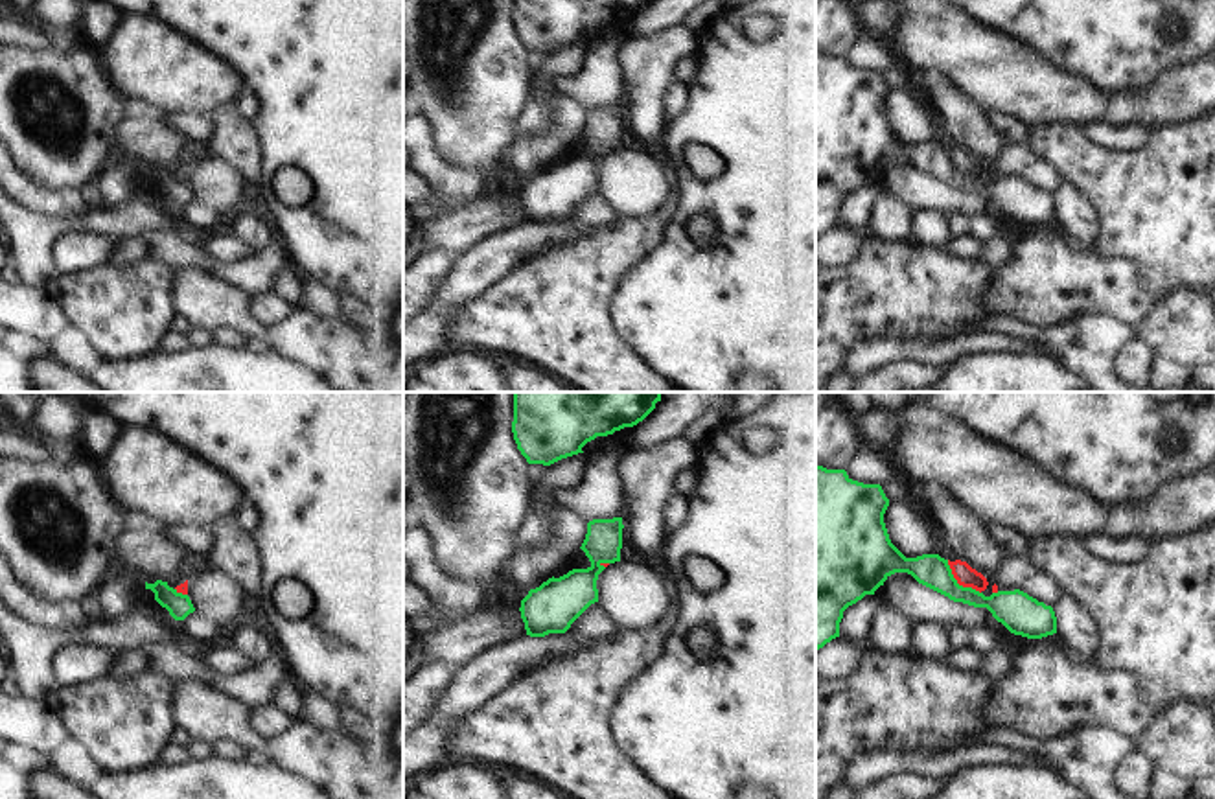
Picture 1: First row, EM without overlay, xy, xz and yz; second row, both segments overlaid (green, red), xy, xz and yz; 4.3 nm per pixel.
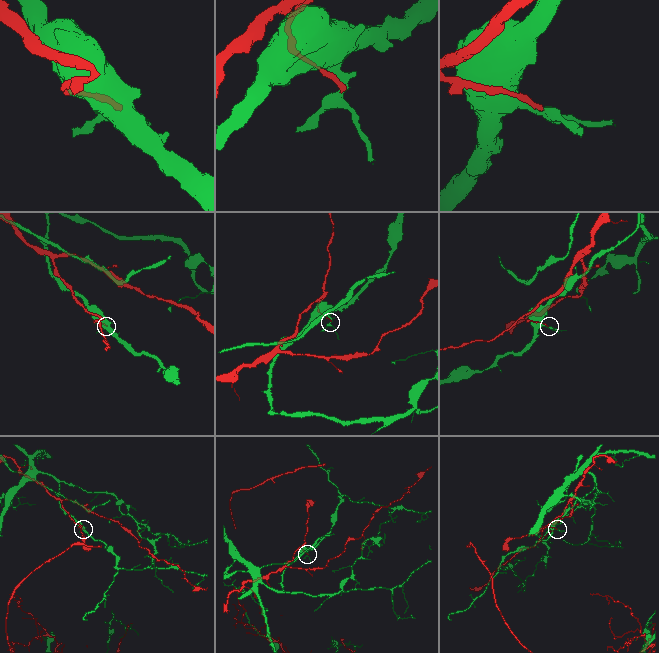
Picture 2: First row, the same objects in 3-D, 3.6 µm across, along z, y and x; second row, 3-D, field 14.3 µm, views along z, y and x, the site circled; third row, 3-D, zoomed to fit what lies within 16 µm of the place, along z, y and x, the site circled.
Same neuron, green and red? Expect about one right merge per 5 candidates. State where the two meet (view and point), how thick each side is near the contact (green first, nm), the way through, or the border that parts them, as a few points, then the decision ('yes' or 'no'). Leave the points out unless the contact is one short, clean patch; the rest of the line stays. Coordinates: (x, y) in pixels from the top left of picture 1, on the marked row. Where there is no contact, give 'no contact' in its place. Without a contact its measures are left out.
yz (956, 582) | 140/90 nm | no

